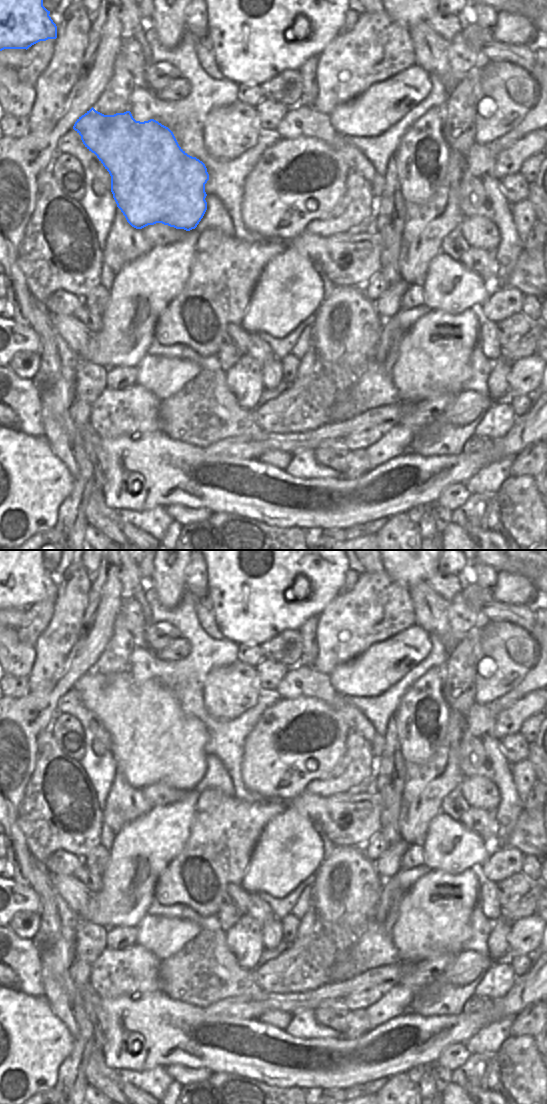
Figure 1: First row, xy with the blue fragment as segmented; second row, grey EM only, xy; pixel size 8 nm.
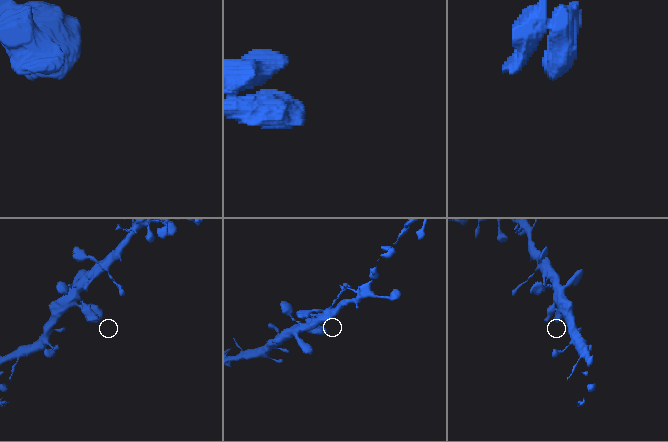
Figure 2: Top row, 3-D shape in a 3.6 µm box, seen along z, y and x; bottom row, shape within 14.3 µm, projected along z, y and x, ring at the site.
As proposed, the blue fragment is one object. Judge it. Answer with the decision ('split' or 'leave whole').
leave whole

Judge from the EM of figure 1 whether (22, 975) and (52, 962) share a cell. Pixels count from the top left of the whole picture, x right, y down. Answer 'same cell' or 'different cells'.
different cells

